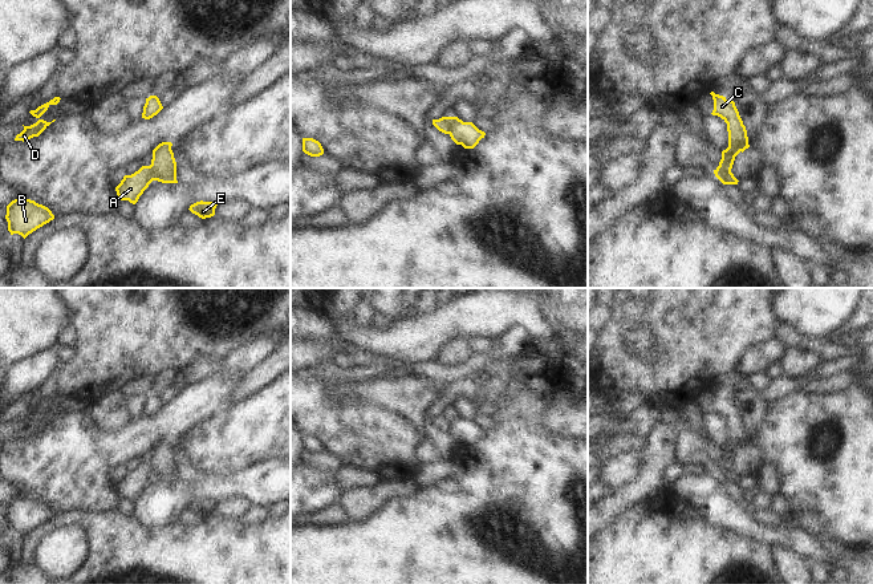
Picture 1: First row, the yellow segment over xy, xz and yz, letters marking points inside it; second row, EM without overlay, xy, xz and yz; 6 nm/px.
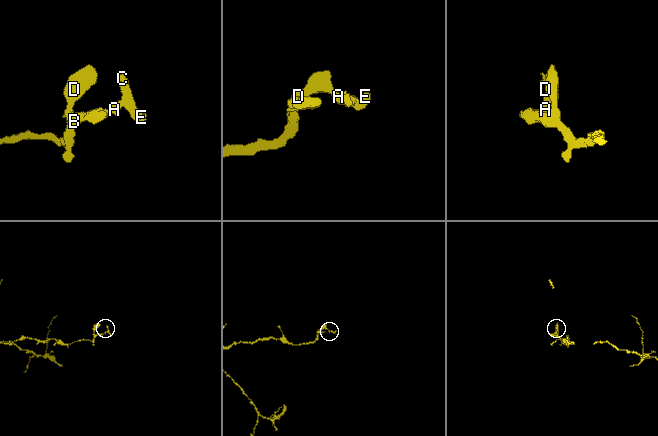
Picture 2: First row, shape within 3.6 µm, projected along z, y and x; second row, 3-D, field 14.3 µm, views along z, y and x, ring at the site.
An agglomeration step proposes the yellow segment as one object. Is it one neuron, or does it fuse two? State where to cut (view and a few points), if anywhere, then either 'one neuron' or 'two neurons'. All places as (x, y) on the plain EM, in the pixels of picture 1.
cut xz (447, 414), (449, 430); two neurons

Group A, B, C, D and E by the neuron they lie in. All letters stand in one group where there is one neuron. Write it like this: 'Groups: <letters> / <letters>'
Groups: A B D / C E.

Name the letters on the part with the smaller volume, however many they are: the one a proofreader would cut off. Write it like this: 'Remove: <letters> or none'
Remove: C, E

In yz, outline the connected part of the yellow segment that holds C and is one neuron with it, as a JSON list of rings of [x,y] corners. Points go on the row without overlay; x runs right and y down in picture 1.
[[[714,389],[710,392],[714,397],[714,407],[711,411],[720,414],[727,421],[728,429],[728,445],[722,449],[722,457],[714,467],[714,471],[722,467],[731,470],[735,454],[750,445],[747,427],[734,398],[728,398],[726,394],[715,392]]]

